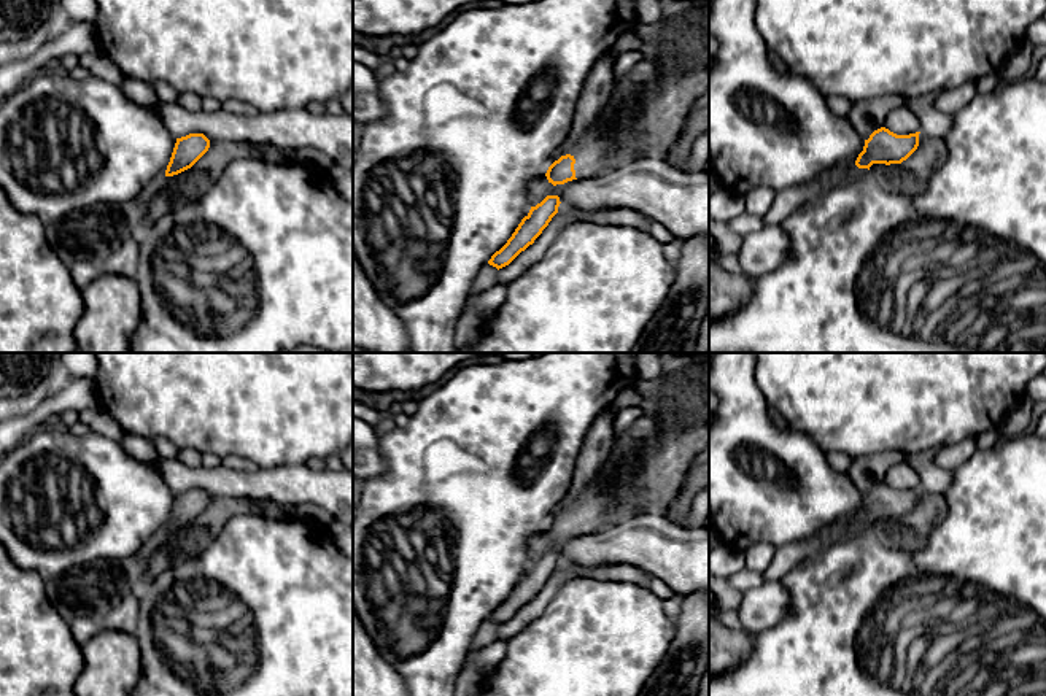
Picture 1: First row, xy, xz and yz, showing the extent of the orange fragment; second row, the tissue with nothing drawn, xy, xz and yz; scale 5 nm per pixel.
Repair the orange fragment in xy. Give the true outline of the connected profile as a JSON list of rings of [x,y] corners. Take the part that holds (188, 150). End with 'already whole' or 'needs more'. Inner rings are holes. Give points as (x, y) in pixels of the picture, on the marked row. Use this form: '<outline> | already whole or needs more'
[[[189,133],[176,138],[165,176],[173,176],[191,168],[208,148],[210,140],[203,133]]] | already whole

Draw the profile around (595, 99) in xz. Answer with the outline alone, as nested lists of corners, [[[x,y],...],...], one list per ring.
[[[609,52],[590,70],[575,106],[571,132],[553,153],[550,165],[571,151],[585,132],[595,130],[602,113],[610,106],[610,94],[615,86],[614,60],[615,54]]]

